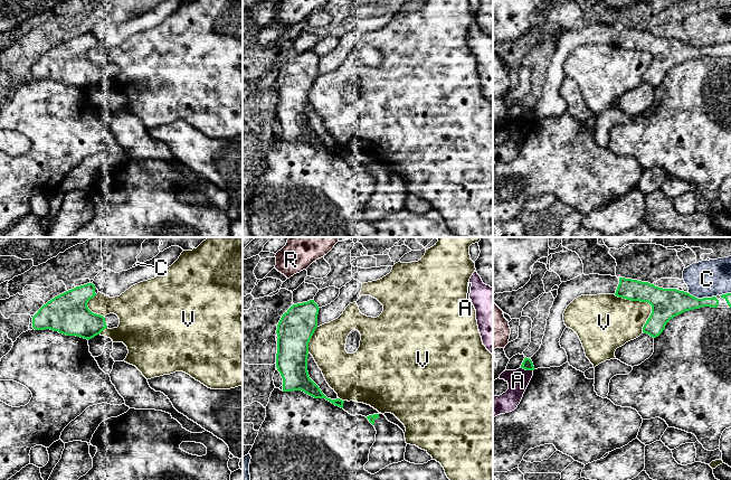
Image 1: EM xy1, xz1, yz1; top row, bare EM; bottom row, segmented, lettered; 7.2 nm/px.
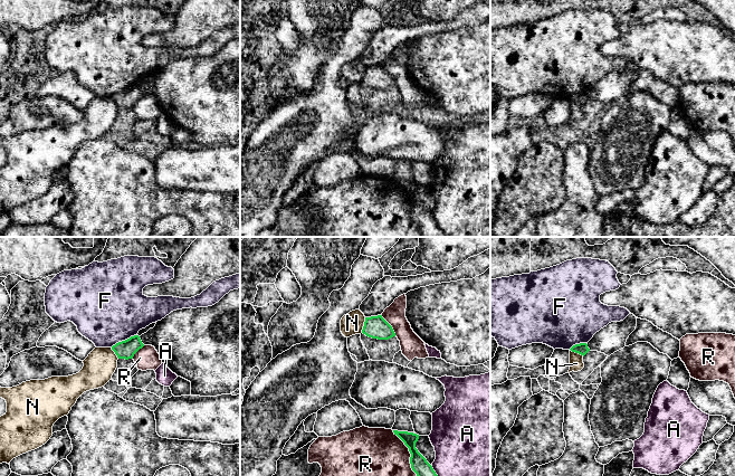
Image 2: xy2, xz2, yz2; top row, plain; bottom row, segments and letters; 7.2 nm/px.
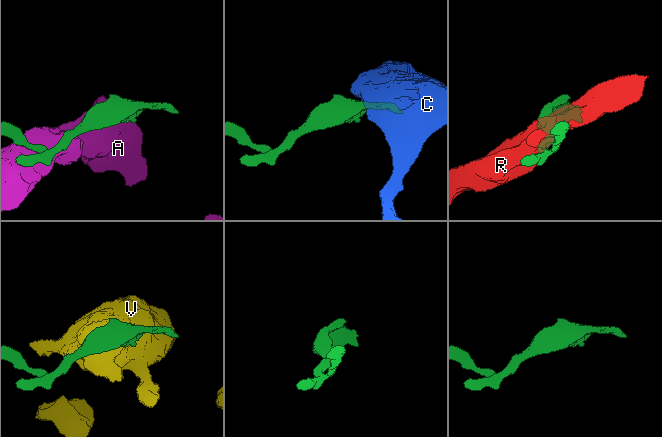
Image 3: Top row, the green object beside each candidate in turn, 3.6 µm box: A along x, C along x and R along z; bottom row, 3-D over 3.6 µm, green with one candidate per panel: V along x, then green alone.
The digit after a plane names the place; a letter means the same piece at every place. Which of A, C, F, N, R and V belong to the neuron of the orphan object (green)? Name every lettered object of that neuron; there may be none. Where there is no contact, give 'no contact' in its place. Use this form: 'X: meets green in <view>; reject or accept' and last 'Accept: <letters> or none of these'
A: meets green in yz1; reject
C: meets green in yz1; reject
F: meets green in xy2; reject
N: meets green in xz2; reject
R: meets green in xz2; reject
V: meets green in yz1; reject
Accept: none of these

